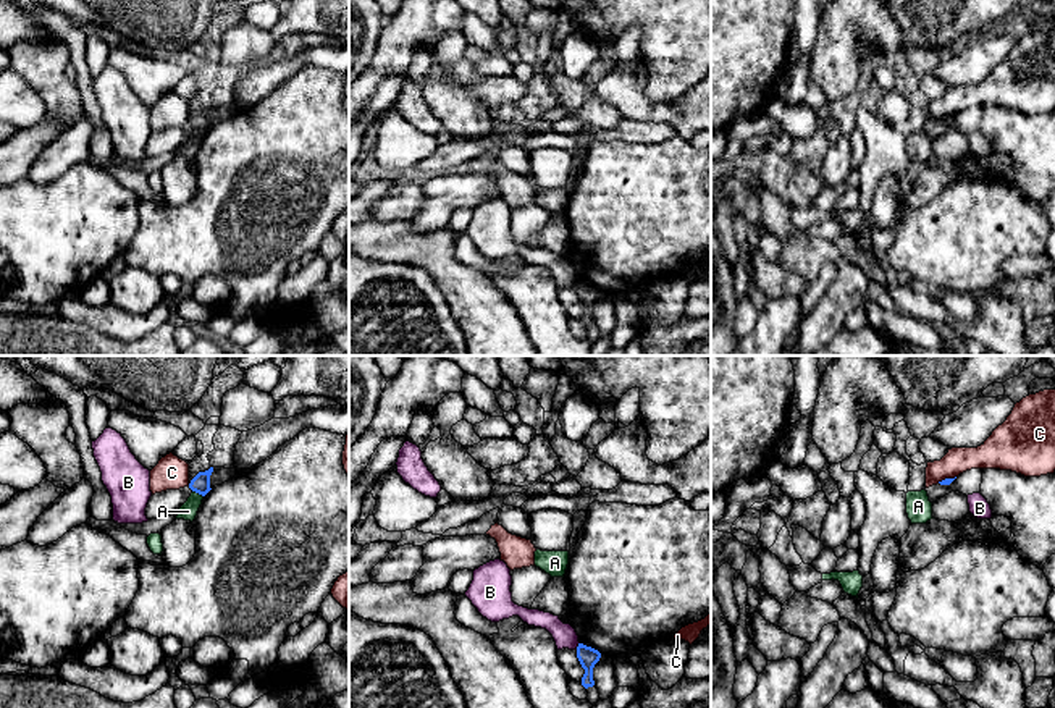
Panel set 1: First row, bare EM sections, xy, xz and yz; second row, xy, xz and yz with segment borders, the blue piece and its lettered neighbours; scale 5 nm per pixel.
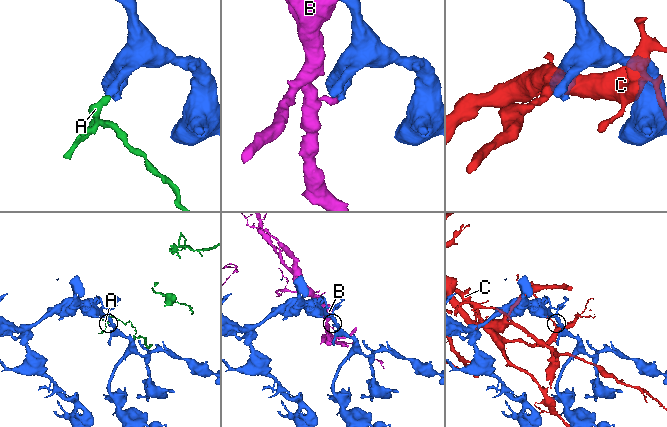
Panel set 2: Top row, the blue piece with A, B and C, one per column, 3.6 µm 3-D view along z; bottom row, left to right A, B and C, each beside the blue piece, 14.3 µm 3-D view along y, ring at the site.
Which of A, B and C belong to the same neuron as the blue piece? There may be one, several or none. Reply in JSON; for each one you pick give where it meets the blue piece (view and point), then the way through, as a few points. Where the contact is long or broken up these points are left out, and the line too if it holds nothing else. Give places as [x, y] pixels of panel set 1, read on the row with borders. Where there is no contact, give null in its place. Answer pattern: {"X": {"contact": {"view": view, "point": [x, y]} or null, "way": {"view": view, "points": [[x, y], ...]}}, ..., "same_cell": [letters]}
{"same_cell": []}

